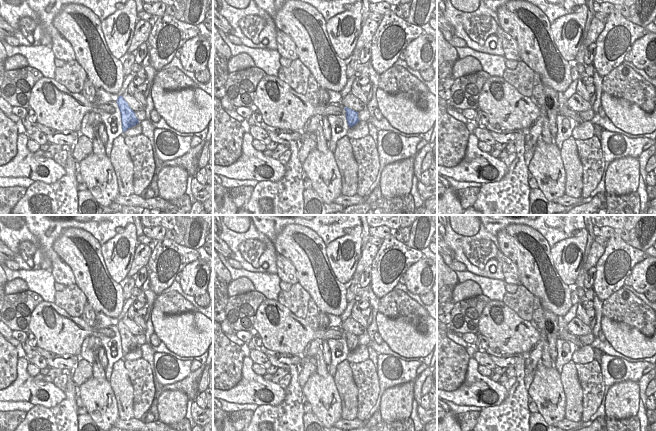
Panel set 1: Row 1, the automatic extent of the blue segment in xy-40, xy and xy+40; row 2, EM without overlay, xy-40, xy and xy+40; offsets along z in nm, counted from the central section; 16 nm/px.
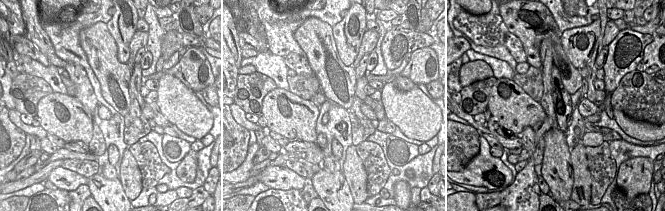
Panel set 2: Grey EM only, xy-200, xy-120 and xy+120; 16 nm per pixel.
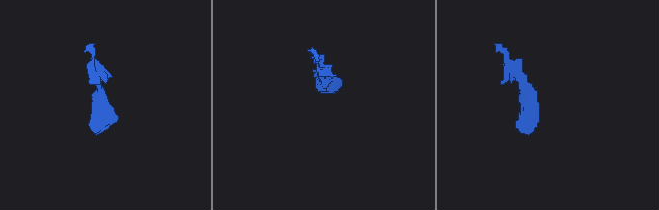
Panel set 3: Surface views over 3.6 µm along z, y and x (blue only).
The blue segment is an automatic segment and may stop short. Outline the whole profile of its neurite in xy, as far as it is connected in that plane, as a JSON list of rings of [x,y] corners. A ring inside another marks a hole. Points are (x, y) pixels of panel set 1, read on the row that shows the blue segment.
[[[344,107],[344,108],[346,111],[347,123],[350,128],[355,126],[358,122],[360,122],[359,118],[358,118],[358,112],[356,112],[348,107]]]

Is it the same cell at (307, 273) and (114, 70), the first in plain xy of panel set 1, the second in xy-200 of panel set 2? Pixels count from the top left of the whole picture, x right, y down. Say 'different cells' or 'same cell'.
same cell

